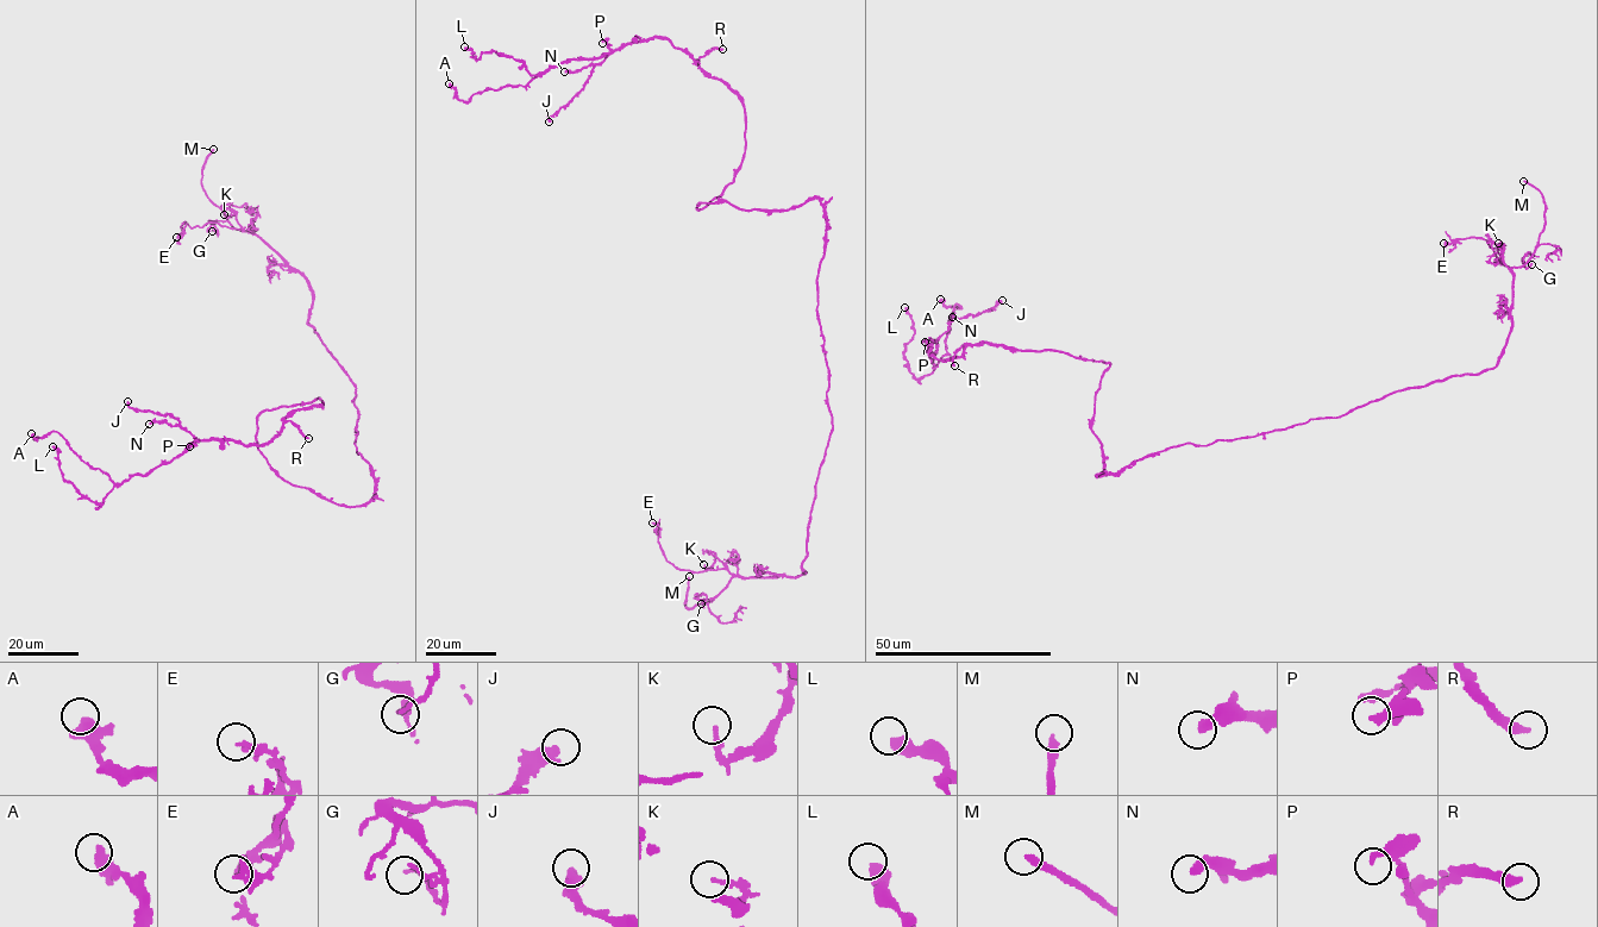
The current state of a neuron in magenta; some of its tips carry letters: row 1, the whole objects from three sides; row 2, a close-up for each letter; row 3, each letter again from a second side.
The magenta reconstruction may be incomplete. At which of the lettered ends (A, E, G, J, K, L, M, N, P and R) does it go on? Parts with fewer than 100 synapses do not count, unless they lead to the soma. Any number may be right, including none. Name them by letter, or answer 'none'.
M

